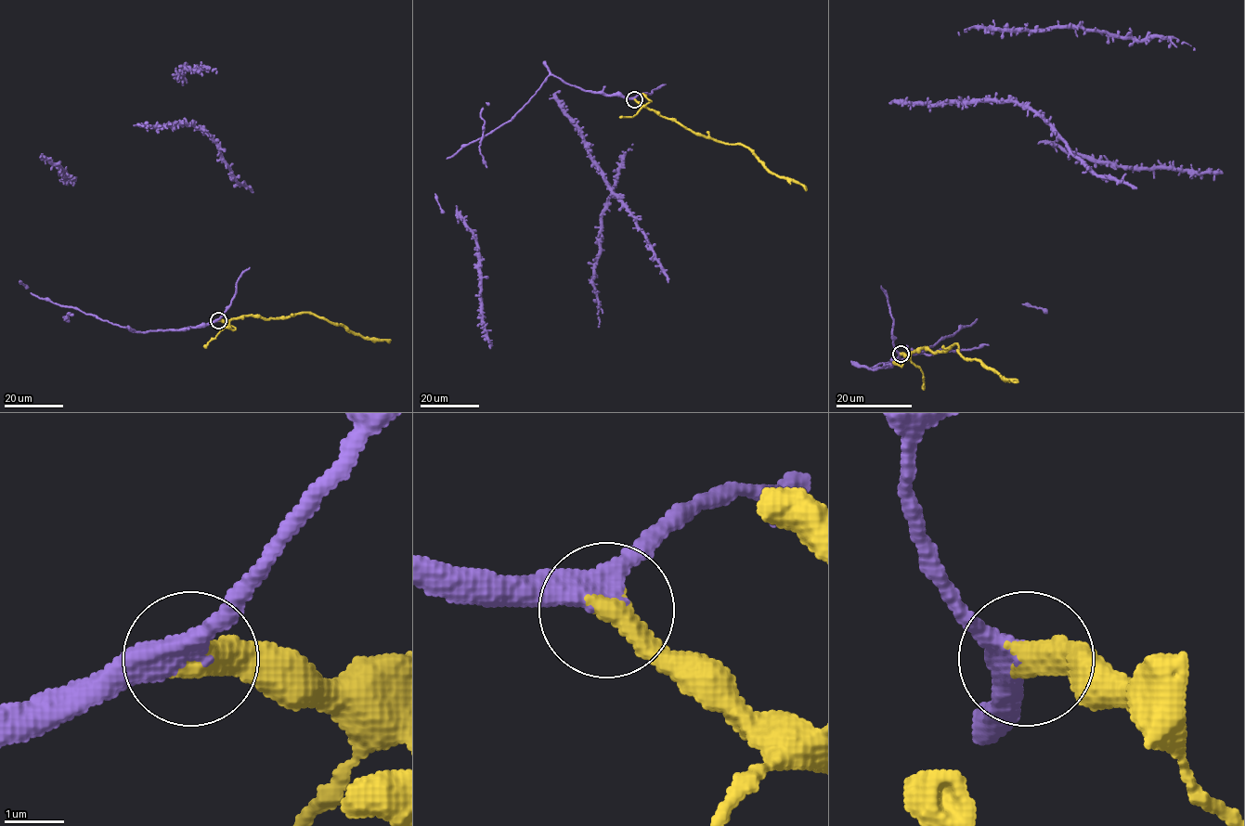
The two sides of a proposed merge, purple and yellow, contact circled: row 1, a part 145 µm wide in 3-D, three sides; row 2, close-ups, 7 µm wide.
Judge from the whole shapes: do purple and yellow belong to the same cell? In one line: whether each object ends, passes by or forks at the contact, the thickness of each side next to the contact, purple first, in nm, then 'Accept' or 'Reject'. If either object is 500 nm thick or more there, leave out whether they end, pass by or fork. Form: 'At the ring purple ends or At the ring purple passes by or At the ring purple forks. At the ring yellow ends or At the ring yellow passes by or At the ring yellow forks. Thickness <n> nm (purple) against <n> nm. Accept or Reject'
Thickness 420 nm (purple) against 500 nm. Accept

